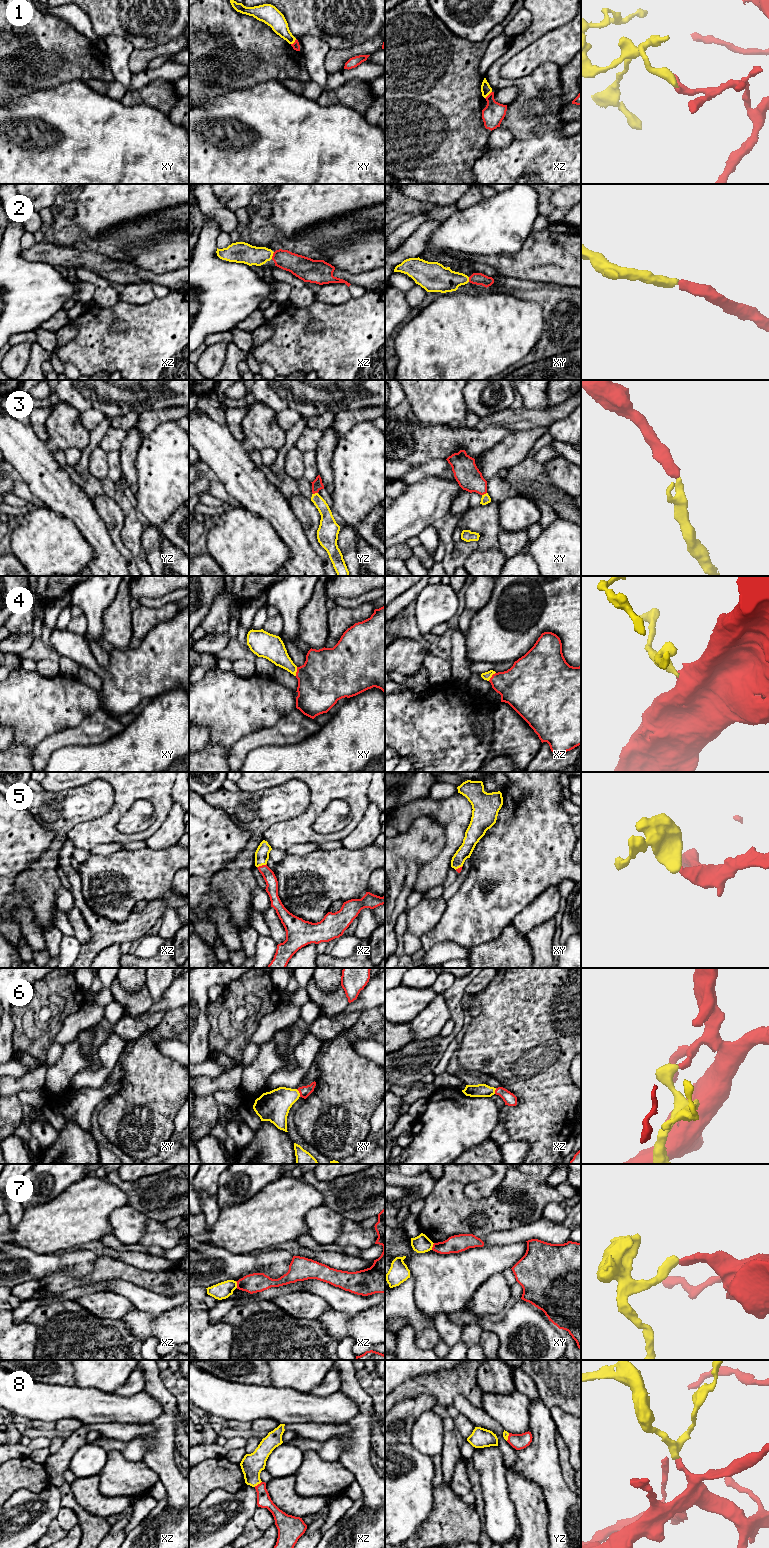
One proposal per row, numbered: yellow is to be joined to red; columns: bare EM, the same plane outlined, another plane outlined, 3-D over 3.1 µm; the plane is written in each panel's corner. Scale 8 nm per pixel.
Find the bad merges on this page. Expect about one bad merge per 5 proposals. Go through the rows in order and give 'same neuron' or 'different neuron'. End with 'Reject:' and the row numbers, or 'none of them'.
1: different neuron
2: same neuron
3: same neuron
4: same neuron
5: same neuron
6: same neuron
7: different neuron
8: same neuron
Reject: 1, 7

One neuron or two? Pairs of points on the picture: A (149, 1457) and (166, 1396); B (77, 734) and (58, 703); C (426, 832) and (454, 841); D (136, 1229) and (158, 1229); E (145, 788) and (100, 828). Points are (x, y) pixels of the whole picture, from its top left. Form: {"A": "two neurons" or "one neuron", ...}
{"A": "one neuron", "B": "two neurons", "C": "two neurons", "D": "two neurons", "E": "one neuron"}

